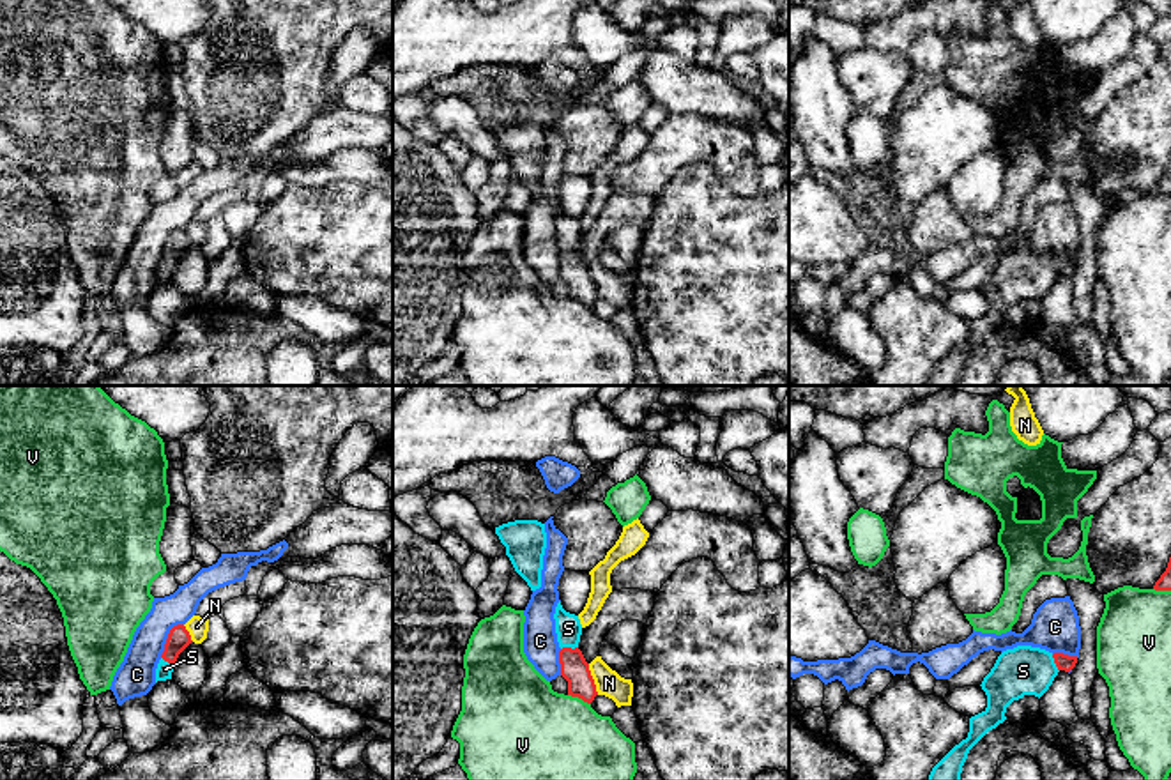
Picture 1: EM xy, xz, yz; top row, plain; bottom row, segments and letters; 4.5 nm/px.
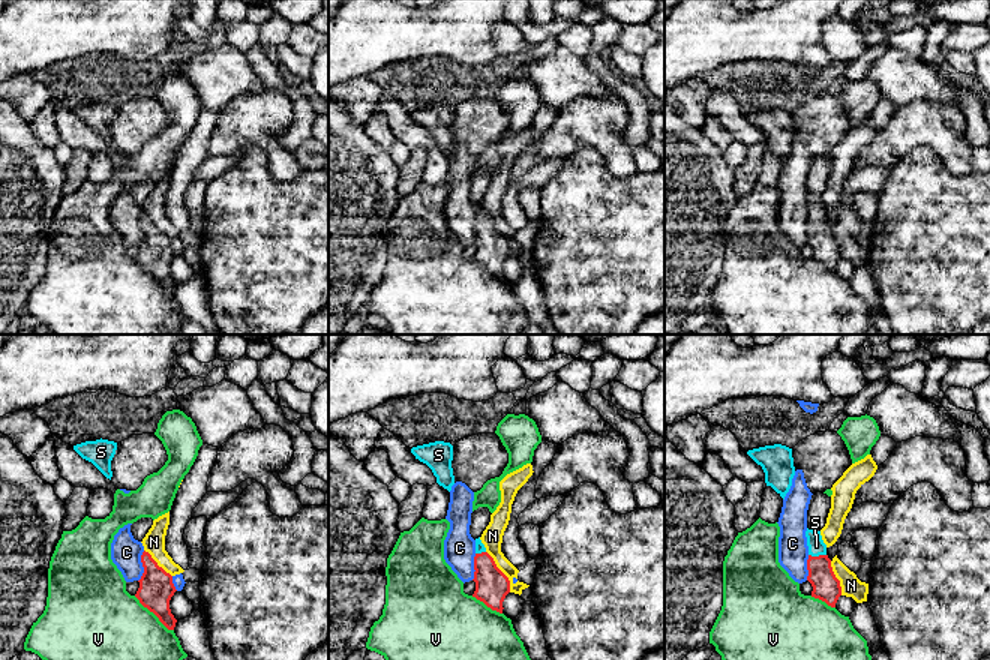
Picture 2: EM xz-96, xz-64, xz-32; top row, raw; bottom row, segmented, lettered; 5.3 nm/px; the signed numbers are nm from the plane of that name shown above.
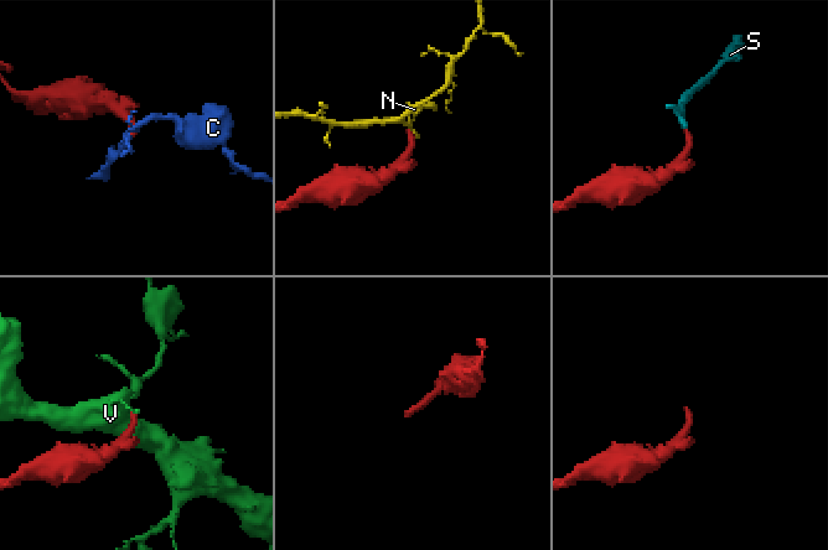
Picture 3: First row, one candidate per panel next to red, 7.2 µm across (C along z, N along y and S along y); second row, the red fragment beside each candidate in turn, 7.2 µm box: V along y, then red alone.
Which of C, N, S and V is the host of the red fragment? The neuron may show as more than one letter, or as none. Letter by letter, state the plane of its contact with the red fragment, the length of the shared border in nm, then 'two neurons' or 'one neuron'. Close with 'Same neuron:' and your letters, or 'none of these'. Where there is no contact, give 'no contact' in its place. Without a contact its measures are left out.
C: xy | 190 nm | two neurons
N: xz | 150 nm | two neurons
S: xz | 80 nm | one neuron
V: xz | 120 nm | two neurons
Same neuron: S

